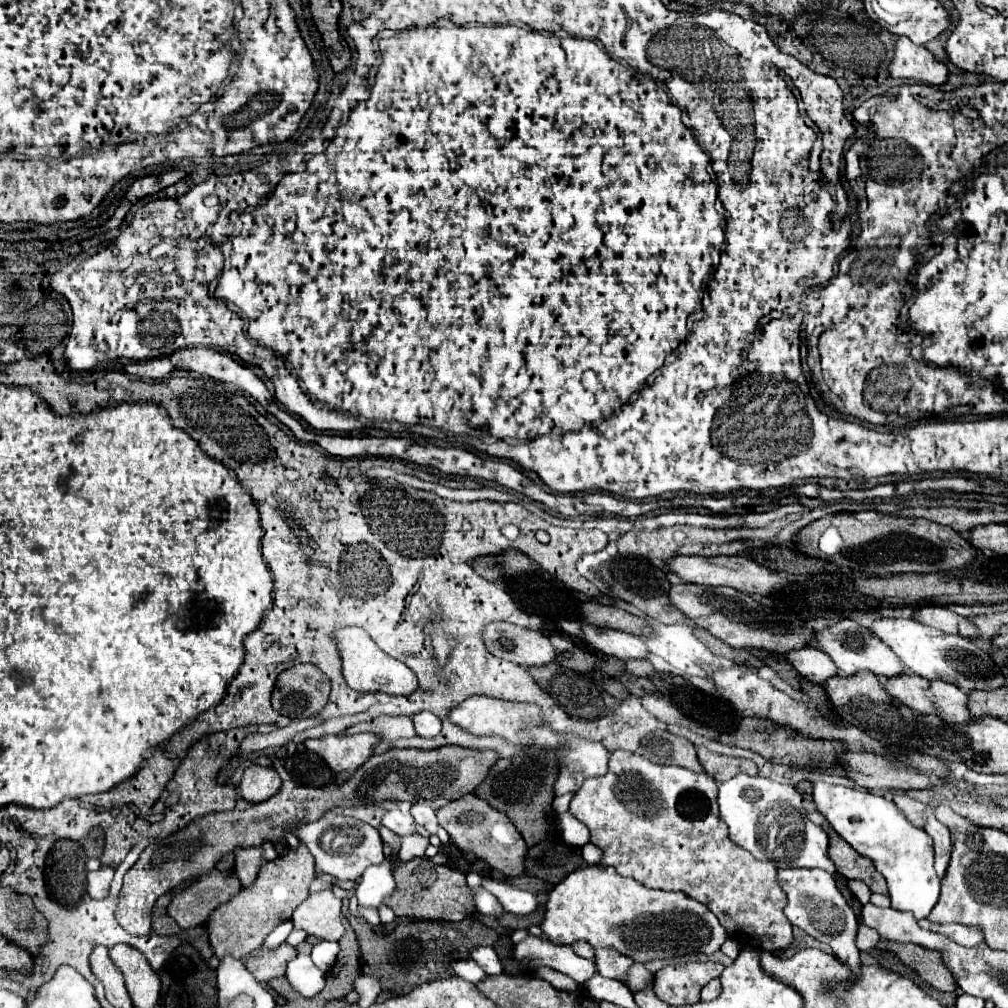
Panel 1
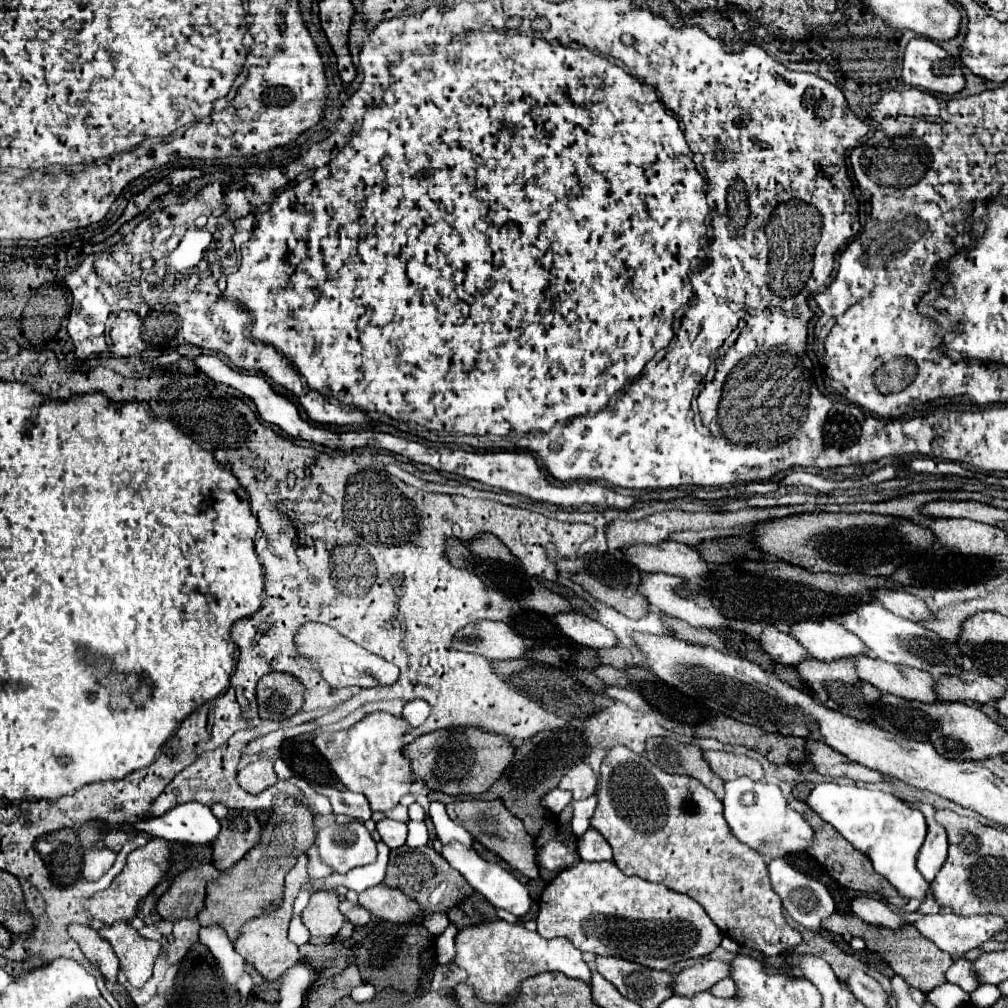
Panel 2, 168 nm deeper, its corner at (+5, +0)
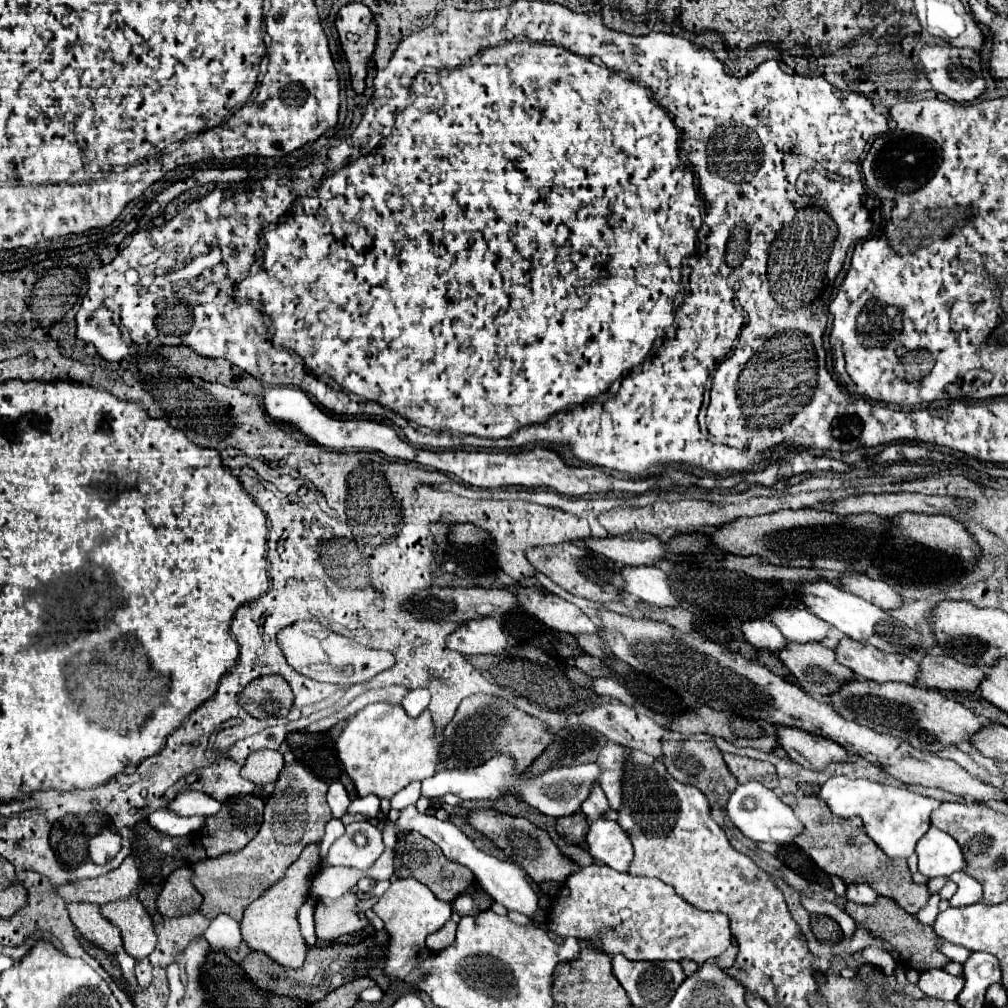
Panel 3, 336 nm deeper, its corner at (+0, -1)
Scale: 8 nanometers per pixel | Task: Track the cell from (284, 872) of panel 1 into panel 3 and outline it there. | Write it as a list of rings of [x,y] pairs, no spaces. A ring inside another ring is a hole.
[[[294,762],[292,766],[280,772],[274,794],[266,802],[264,822],[240,852],[222,854],[218,858],[208,858],[204,862],[194,864],[192,884],[204,896],[200,912],[206,918],[216,918],[218,914],[228,914],[234,920],[242,920],[244,908],[262,896],[262,890],[286,874],[286,868],[300,856],[300,852],[310,842],[320,842],[324,836],[324,826],[332,820],[332,812],[326,804],[328,784],[318,780],[312,772],[308,772],[302,764]]]

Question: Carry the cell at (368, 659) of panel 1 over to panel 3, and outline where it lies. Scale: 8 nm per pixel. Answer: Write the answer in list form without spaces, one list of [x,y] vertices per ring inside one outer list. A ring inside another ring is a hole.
[[[298,620],[292,626],[284,628],[278,634],[278,644],[282,646],[282,652],[288,660],[288,664],[296,672],[300,672],[316,682],[330,682],[330,684],[338,684],[338,686],[352,686],[352,684],[368,682],[376,674],[380,674],[396,664],[396,660],[390,652],[366,648],[346,636],[332,632],[330,628],[326,628],[314,620],[308,620],[308,622]]]

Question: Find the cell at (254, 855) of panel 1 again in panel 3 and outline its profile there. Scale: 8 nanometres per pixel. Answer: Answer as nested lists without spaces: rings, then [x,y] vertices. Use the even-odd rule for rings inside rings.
[[[234,796],[234,798],[228,798],[224,804],[222,804],[222,810],[214,816],[210,816],[206,820],[206,824],[202,826],[200,830],[200,836],[202,836],[202,844],[208,852],[210,858],[218,858],[222,854],[228,854],[228,852],[238,852],[242,850],[254,836],[256,832],[260,830],[260,824],[262,824],[262,812],[264,812],[264,800],[258,798],[258,796]]]

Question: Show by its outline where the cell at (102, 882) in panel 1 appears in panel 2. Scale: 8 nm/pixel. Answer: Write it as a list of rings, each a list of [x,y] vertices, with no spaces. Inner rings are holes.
[[[93,847],[85,853],[83,861],[83,877],[85,879],[99,879],[103,873],[111,869],[115,861],[115,851],[109,847]]]

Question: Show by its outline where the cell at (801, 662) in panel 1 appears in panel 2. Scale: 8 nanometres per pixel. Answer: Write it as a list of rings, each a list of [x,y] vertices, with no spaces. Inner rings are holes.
[[[767,625],[761,631],[757,641],[759,641],[761,649],[765,649],[765,653],[773,661],[783,663],[783,665],[797,665],[807,657],[805,649],[801,645],[797,645],[797,641],[791,635],[777,631],[775,625]]]

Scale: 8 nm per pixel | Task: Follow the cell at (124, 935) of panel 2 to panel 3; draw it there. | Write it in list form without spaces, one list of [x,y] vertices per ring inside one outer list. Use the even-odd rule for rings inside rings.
[[[130,896],[126,900],[118,900],[100,908],[102,916],[108,918],[114,926],[120,928],[124,950],[134,956],[136,960],[148,958],[156,948],[156,932],[152,920],[144,906],[140,904],[138,896]]]

